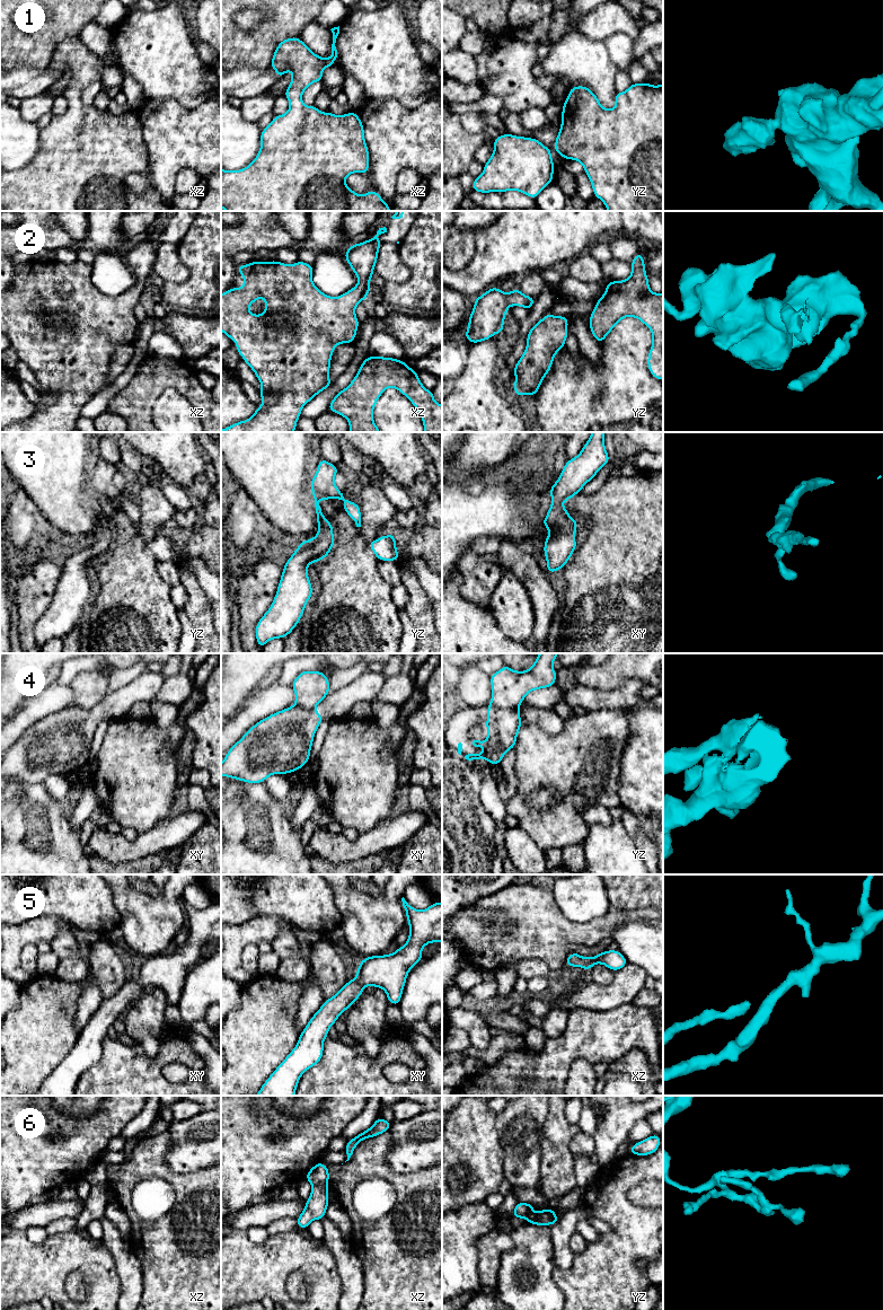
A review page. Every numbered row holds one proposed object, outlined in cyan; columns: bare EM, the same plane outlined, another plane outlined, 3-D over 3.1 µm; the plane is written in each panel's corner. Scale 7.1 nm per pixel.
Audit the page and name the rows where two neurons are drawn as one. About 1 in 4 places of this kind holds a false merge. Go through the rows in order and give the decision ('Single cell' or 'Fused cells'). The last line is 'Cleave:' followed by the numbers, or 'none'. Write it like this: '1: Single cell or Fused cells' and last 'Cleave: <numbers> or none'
1: Single cell
2: Single cell
3: Single cell
4: Fused cells
5: Single cell
6: Fused cells
Cleave: 4, 6

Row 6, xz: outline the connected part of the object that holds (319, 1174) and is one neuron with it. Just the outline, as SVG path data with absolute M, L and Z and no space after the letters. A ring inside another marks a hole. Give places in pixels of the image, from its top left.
M323 1162L316 1163L306 1175L306 1180L308 1180L311 1186L321 1185L329 1181L328 1167Z

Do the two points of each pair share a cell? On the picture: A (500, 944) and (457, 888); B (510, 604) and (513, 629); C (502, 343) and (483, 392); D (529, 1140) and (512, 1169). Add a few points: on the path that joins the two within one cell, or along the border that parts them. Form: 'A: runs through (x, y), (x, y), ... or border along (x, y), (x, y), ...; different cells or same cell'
A: border along (494, 894), (480, 897), (453, 914); different cells
B: runs through (513, 609), (513, 623); same cell
C: runs through (489, 355), (483, 362), (483, 379); same cell
D: runs through (522, 1146), (522, 1159), (519, 1162); same cell

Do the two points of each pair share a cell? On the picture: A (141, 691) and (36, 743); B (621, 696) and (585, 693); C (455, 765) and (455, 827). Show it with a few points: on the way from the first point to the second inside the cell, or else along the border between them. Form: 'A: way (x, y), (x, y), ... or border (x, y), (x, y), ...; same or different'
A: way (115, 704), (76, 726), (62, 739); same
B: way (612, 699), (594, 699); same
C: way (455, 781), (455, 811); same

